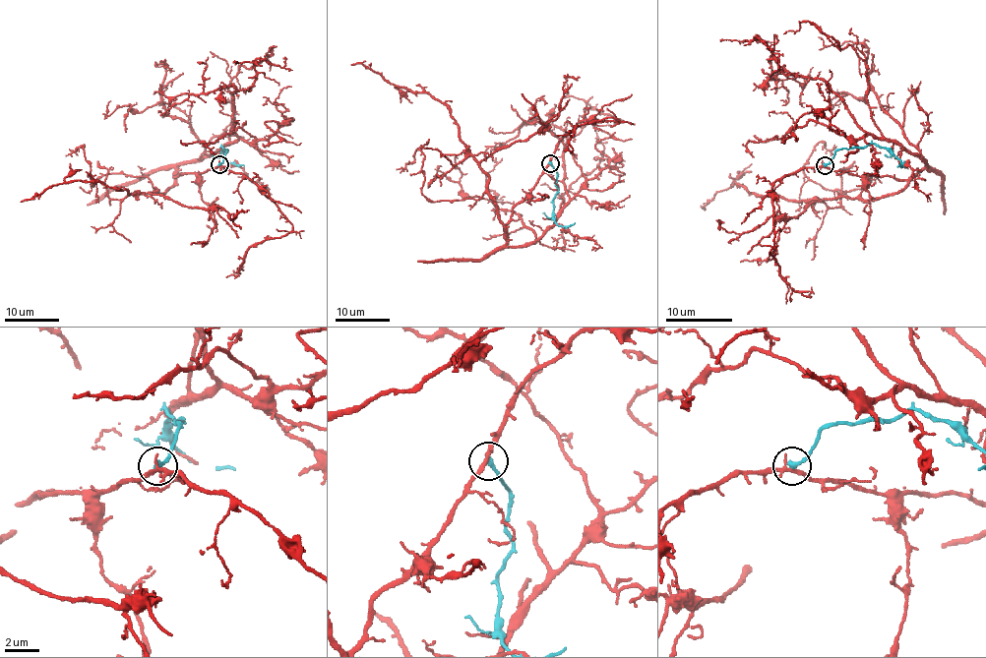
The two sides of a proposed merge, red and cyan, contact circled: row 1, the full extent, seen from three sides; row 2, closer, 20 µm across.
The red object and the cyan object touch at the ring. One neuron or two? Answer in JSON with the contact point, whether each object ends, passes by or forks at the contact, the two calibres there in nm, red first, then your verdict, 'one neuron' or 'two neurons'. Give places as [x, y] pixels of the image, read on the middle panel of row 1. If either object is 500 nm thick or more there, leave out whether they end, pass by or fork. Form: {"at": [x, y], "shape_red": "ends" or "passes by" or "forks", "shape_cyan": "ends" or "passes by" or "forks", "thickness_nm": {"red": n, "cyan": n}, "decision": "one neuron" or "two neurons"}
{"at": [550, 163], "shape_red": "passes by", "shape_cyan": "ends", "thickness_nm": {"red": 240, "cyan": 280}, "decision": "two neurons"}

